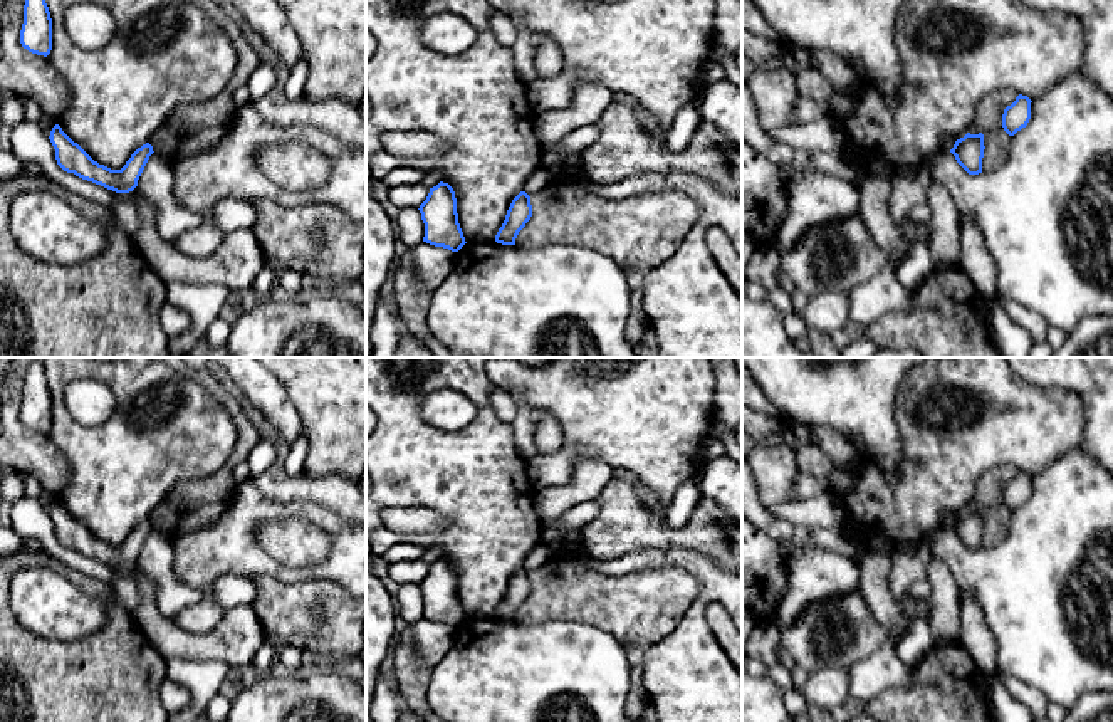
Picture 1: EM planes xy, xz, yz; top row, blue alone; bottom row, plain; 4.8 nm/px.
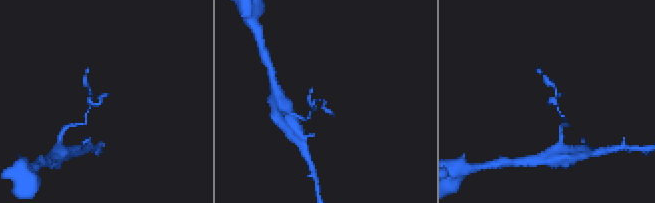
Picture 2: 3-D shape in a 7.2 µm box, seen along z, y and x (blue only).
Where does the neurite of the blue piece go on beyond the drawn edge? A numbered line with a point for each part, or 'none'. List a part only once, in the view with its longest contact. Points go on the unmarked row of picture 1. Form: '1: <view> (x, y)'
none

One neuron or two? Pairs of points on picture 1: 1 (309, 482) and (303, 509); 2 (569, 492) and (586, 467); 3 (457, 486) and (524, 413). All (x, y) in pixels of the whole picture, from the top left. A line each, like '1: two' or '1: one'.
1: two
2: one
3: two

